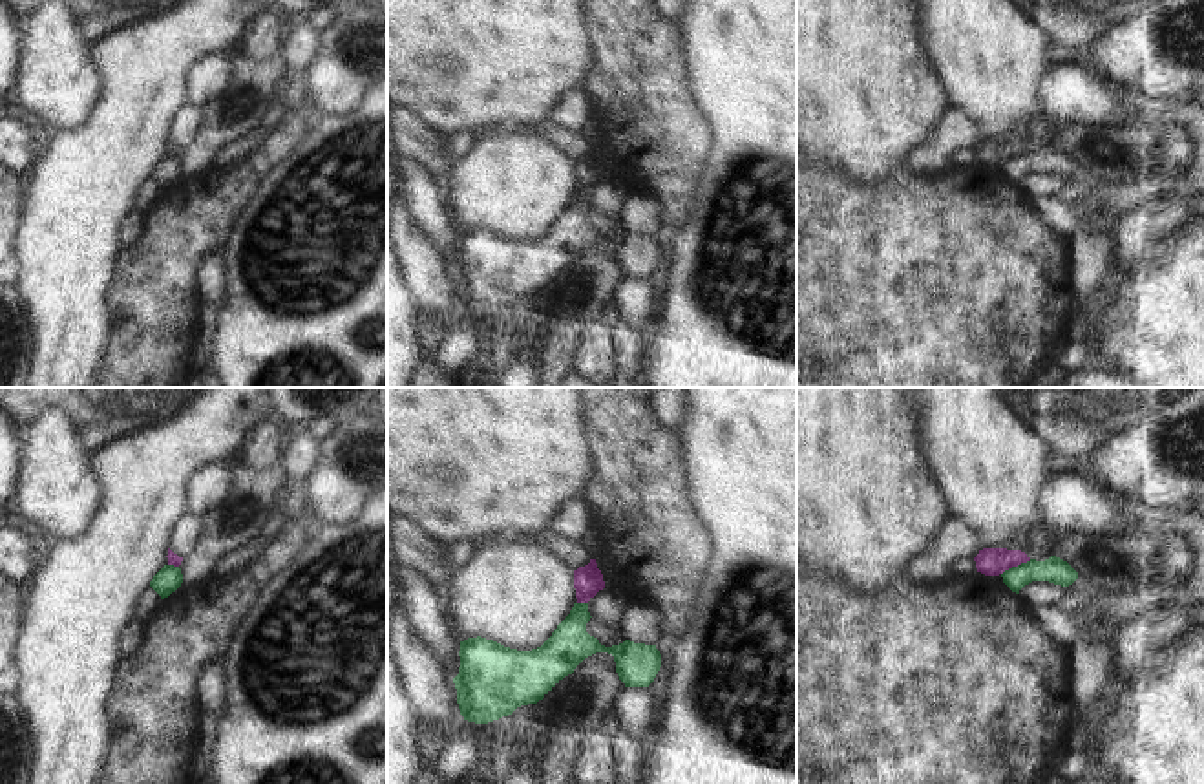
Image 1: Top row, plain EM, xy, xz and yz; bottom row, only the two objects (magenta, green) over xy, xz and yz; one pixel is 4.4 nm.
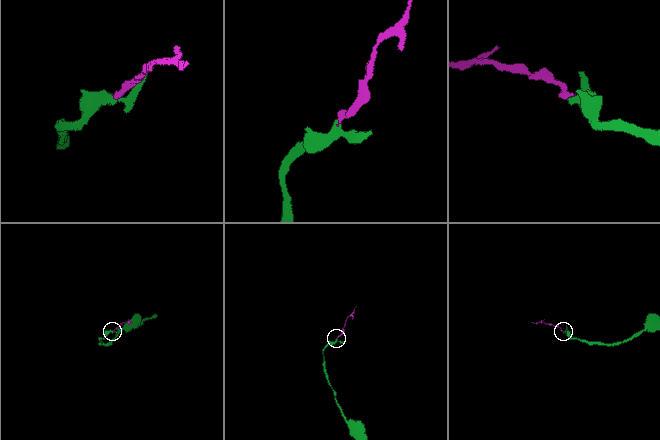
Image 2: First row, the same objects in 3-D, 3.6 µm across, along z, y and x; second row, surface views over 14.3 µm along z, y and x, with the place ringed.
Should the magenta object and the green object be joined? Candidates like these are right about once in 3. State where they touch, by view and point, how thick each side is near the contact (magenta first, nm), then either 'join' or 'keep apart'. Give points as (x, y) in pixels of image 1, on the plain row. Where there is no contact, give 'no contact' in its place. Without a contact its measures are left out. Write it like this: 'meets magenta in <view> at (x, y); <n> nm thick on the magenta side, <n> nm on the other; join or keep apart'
meets magenta in yz at (1016, 156); 130 nm thick on the magenta side, 120 nm on the other; keep apart

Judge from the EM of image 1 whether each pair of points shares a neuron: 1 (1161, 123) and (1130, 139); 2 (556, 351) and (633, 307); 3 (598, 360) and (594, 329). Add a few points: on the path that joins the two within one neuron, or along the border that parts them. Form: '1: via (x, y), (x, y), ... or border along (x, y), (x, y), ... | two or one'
1: border along (1142, 123), (1162, 136) | two
2: border along (623, 276), (607, 304) | two
3: via (594, 353), (594, 337) | one

